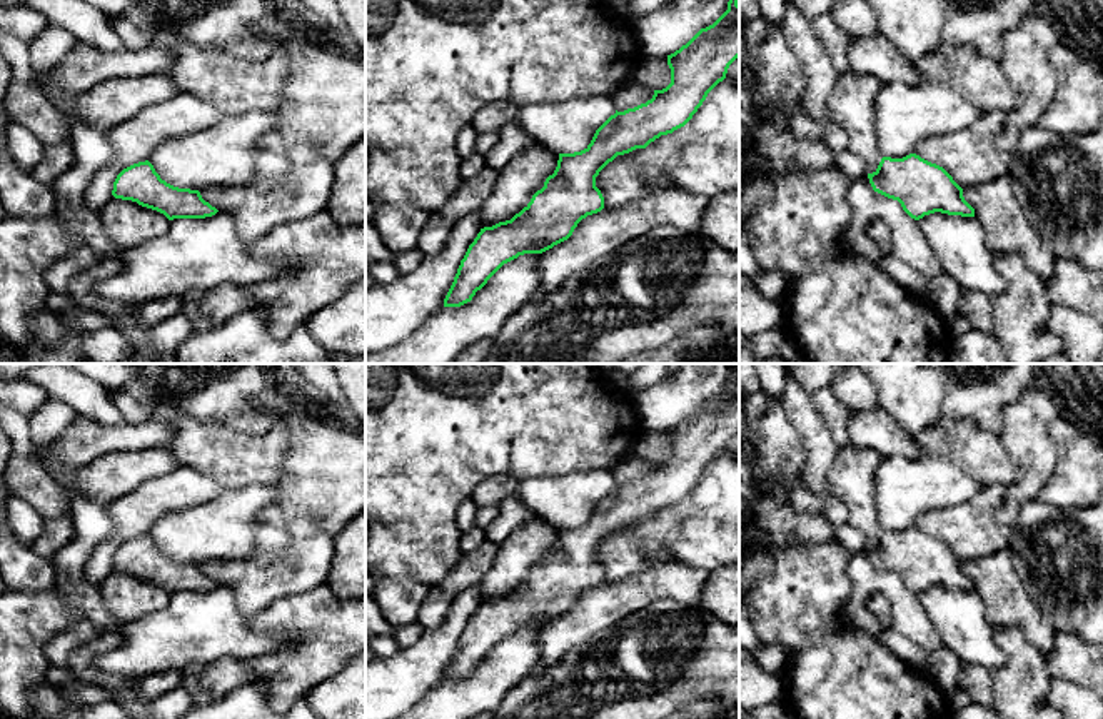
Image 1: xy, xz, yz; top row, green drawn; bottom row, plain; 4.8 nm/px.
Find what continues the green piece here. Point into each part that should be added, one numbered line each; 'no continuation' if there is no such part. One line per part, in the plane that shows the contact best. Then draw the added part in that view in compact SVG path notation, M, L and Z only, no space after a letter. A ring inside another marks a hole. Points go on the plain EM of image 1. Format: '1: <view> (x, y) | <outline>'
no continuation

